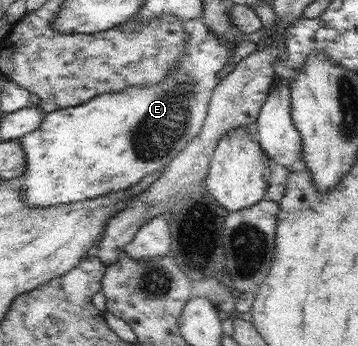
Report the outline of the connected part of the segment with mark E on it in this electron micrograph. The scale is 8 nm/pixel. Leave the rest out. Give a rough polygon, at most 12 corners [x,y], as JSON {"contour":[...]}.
{"contour":[[202,16],[162,84],[45,113],[22,197],[124,191],[202,130],[228,48]]}

